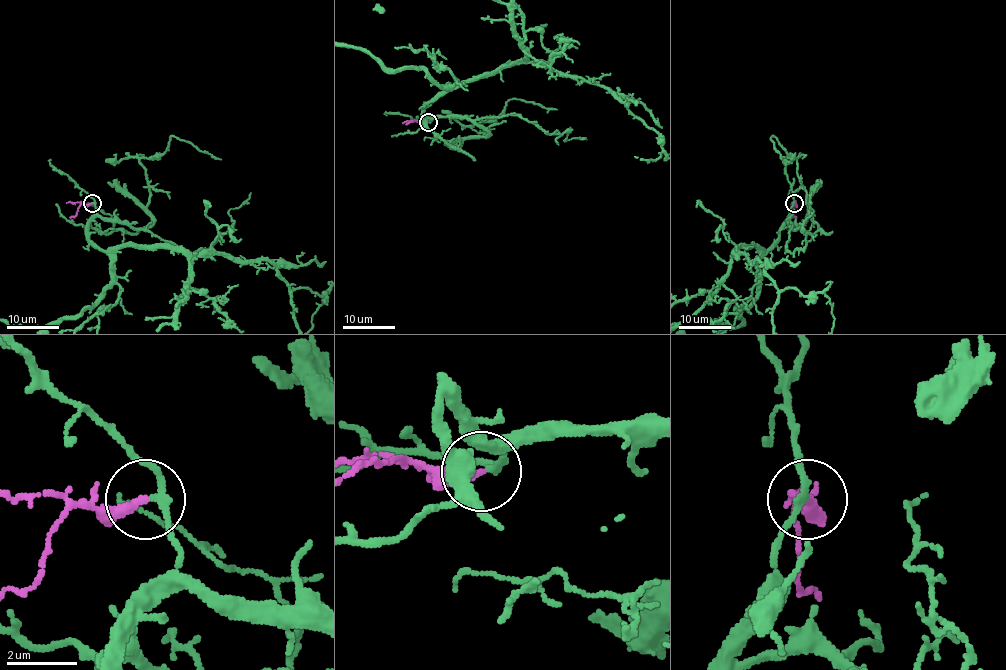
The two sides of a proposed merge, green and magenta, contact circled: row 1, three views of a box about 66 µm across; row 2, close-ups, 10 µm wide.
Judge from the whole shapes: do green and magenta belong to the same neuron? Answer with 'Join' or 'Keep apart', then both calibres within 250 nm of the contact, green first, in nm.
Join. Thickness 160 nm (green) against 280 nm

